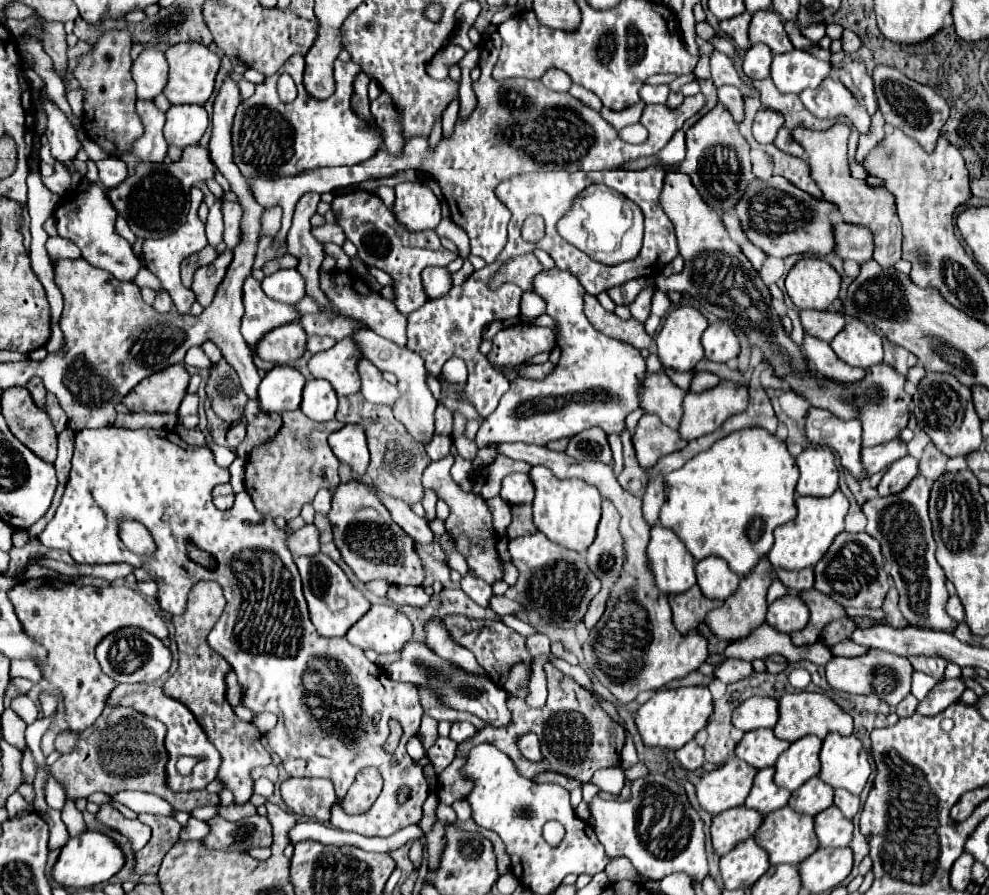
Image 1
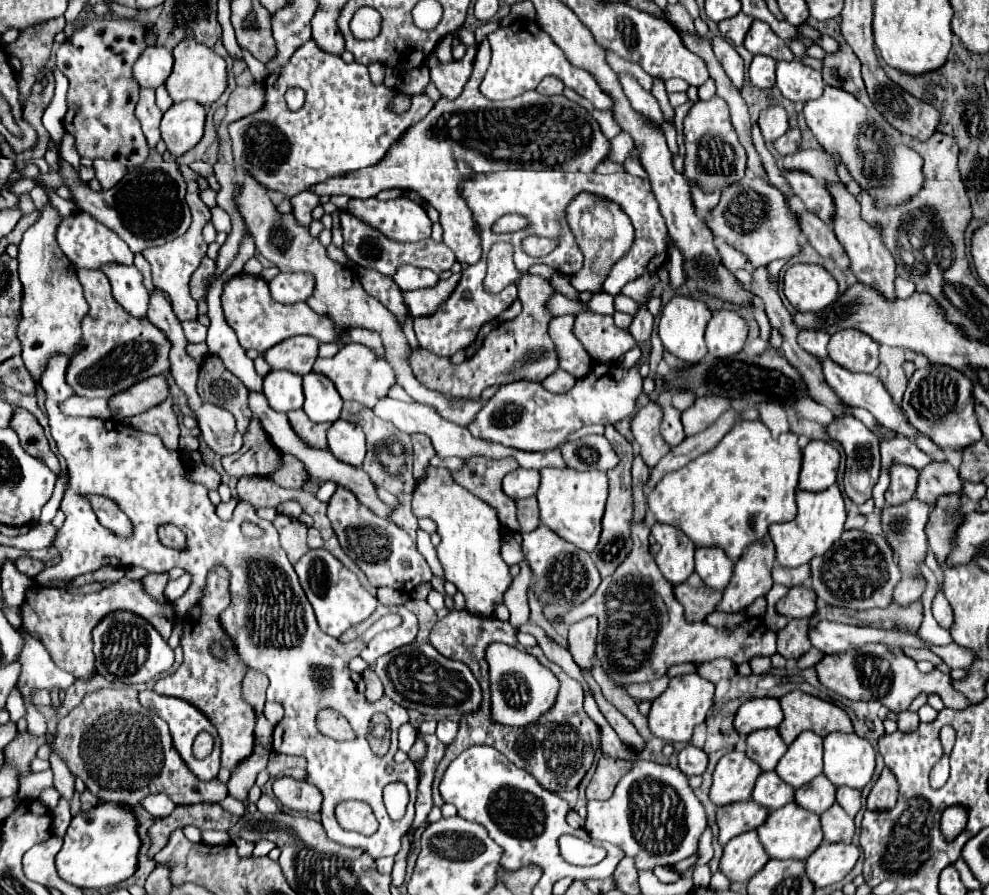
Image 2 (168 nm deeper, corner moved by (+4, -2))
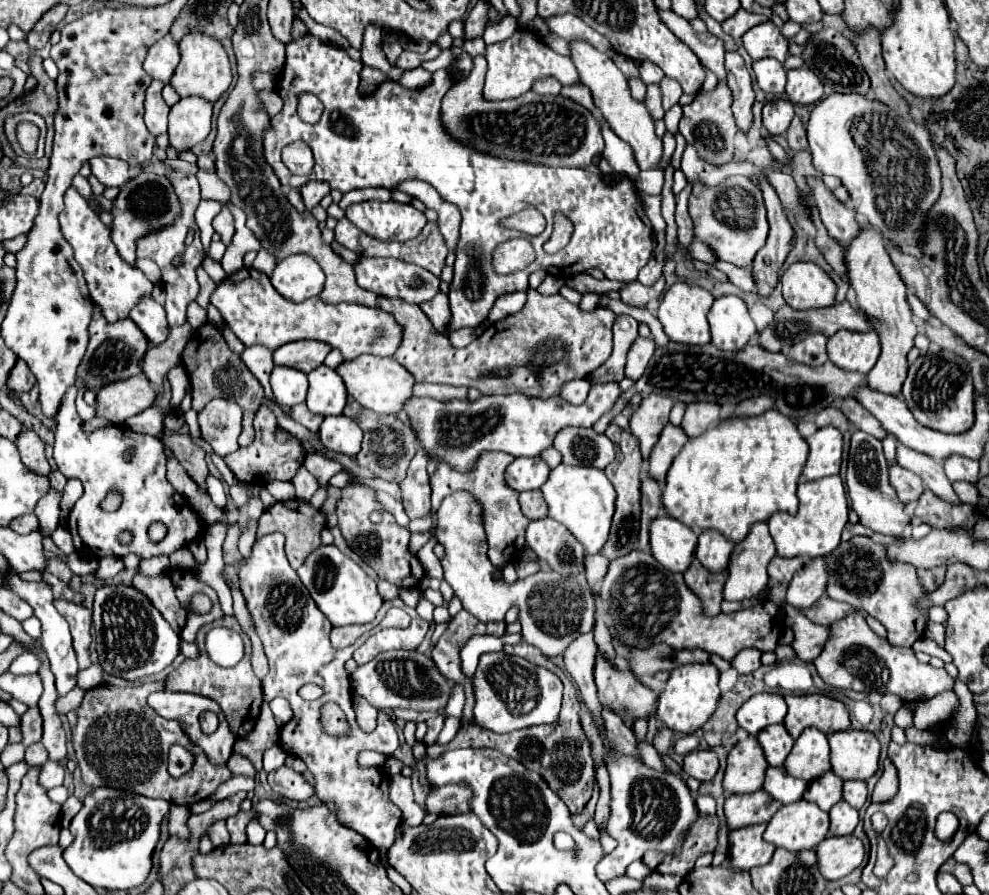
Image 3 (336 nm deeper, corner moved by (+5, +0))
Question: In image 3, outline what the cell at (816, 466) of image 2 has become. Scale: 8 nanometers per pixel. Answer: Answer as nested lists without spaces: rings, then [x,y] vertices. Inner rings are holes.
[[[835,427],[817,429],[807,437],[809,459],[803,467],[803,477],[807,481],[837,475],[841,469],[843,455],[843,435]]]

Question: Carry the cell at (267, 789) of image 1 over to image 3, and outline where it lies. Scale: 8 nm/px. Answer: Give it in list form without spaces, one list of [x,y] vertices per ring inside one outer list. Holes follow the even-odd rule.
[[[279,745],[267,749],[265,755],[263,755],[263,769],[265,769],[267,773],[279,769],[279,767],[285,763],[285,757],[287,757],[287,753],[285,753]]]

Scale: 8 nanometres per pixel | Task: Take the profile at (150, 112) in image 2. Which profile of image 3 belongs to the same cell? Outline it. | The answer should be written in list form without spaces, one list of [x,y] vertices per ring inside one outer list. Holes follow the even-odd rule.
[[[151,81],[149,89],[145,91],[145,125],[149,133],[155,137],[167,131],[169,107],[161,97],[161,89],[163,89],[161,81]]]

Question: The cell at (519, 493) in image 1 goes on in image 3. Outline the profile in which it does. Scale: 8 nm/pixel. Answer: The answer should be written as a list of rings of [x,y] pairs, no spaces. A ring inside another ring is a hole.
[[[517,457],[505,471],[505,481],[515,491],[539,489],[549,475],[549,467],[541,457]]]

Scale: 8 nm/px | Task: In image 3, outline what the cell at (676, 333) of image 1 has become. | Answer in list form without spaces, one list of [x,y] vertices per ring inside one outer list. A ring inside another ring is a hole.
[[[675,283],[669,291],[665,291],[657,317],[671,341],[677,341],[683,345],[707,345],[711,341],[709,325],[707,325],[707,313],[711,309],[711,303],[713,303],[713,297],[709,291],[687,283]]]

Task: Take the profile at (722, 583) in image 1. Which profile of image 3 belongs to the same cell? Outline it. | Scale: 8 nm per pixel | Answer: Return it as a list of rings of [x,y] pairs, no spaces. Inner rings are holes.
[[[709,529],[699,535],[699,545],[697,545],[695,557],[701,561],[701,565],[705,565],[705,569],[713,569],[713,573],[715,573],[715,571],[727,569],[731,551],[733,551],[733,543],[725,541],[725,537],[721,537],[721,533]]]

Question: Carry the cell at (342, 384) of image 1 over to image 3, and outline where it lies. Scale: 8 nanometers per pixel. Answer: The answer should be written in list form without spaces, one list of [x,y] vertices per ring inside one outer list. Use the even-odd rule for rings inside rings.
[[[369,353],[355,357],[353,361],[343,361],[335,371],[345,381],[347,393],[353,399],[357,403],[361,403],[363,407],[377,411],[377,413],[397,413],[397,411],[401,411],[405,399],[411,397],[411,389],[413,389],[413,383],[415,383],[413,375],[401,363],[397,363],[395,359],[391,359],[391,357],[383,359],[383,357],[369,355]]]

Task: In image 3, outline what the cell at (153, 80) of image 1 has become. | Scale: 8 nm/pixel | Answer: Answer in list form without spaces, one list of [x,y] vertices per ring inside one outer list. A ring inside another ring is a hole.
[[[167,35],[165,39],[159,39],[147,53],[147,59],[143,63],[143,69],[157,81],[169,83],[175,67],[179,65],[179,49],[177,43]]]

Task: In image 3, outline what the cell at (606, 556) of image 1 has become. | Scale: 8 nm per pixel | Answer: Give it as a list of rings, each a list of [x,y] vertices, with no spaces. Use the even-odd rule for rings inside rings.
[[[609,425],[605,435],[615,443],[615,449],[617,449],[617,459],[605,469],[605,475],[607,479],[613,483],[615,487],[615,493],[617,493],[617,499],[615,499],[615,515],[613,515],[613,523],[611,523],[611,531],[609,531],[609,539],[607,543],[601,547],[601,555],[609,561],[617,559],[617,557],[623,557],[627,553],[633,551],[633,547],[637,545],[637,537],[639,537],[639,513],[641,513],[641,507],[639,507],[639,499],[641,499],[641,493],[639,493],[639,483],[641,483],[641,477],[639,477],[639,471],[641,471],[641,453],[639,453],[639,445],[637,445],[637,439],[633,437],[633,433],[625,431],[625,429],[619,429],[617,425]]]

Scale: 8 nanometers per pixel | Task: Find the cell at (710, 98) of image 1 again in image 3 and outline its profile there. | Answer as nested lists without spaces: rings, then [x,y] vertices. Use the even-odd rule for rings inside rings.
[[[679,132],[675,134],[675,139],[676,139],[676,148],[671,158],[671,165],[676,170],[680,168],[681,157],[686,147],[686,141]]]

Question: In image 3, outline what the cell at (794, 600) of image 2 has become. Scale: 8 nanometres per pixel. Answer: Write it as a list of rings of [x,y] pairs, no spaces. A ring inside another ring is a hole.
[[[819,557],[795,573],[787,587],[785,601],[795,609],[809,609],[809,605],[815,605],[815,601],[825,593],[825,585],[827,569],[825,561]]]

